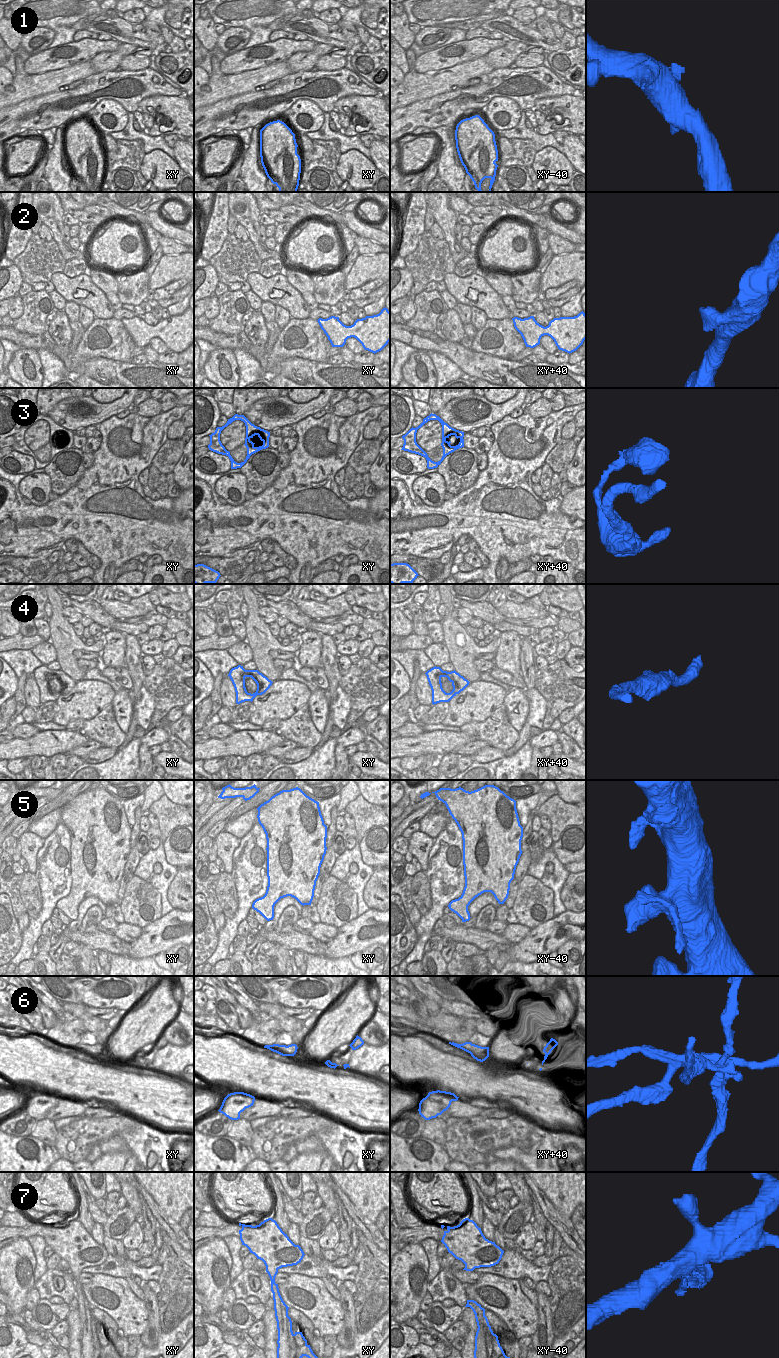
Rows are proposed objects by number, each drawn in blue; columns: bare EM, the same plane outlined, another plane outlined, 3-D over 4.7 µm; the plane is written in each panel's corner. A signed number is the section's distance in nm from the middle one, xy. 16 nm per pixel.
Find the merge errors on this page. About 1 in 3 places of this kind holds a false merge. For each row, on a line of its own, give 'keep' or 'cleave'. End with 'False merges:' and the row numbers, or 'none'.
1: cleave
2: keep
3: keep
4: keep
5: keep
6: cleave
7: keep
False merges: 1, 6

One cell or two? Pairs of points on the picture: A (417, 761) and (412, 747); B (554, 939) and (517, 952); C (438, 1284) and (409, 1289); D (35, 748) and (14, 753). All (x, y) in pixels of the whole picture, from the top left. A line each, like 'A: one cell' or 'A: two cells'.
A: two cells
B: one cell
C: two cells
D: one cell

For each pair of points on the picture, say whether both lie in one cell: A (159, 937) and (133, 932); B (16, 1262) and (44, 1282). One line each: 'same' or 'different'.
A: different
B: different

